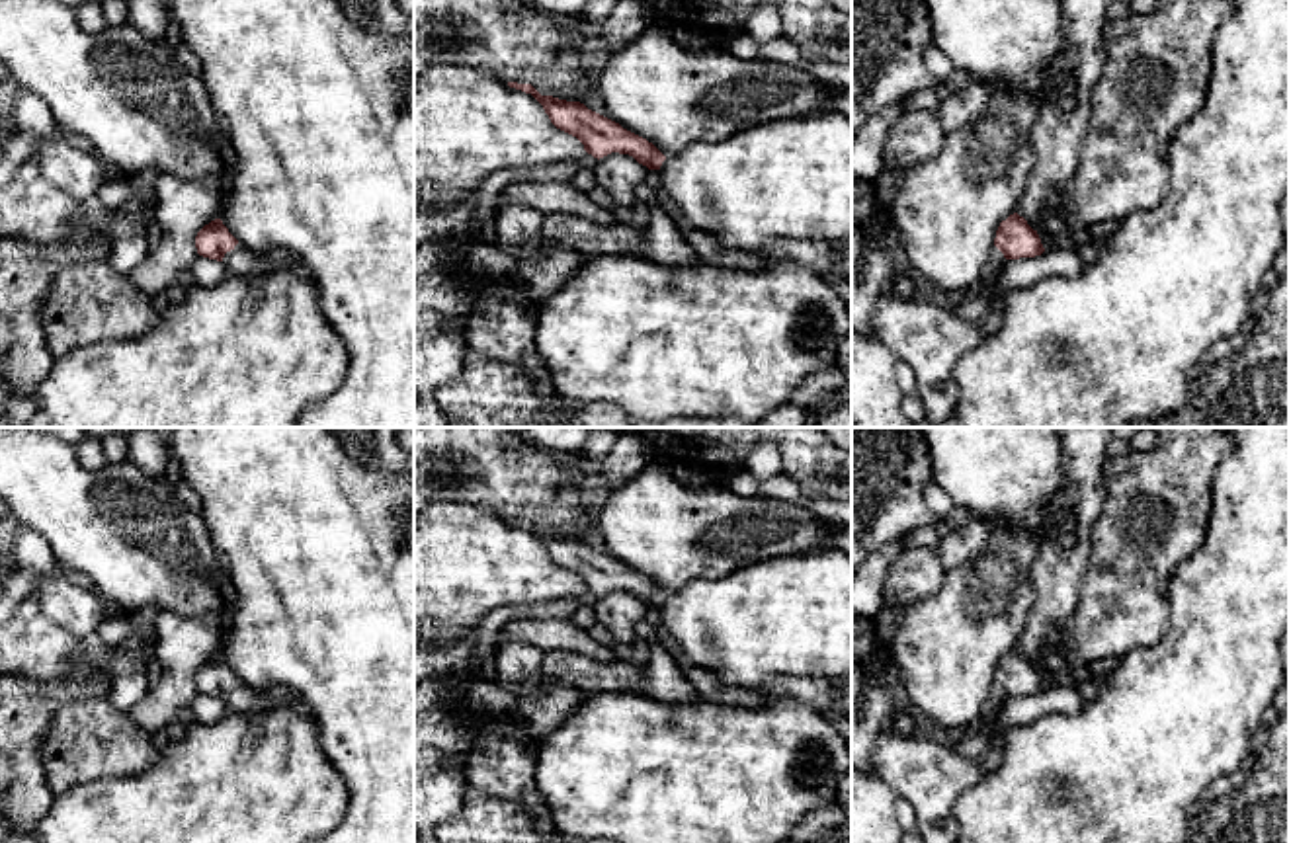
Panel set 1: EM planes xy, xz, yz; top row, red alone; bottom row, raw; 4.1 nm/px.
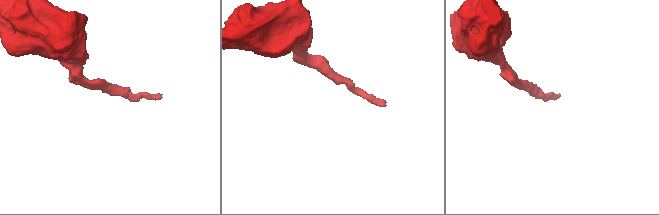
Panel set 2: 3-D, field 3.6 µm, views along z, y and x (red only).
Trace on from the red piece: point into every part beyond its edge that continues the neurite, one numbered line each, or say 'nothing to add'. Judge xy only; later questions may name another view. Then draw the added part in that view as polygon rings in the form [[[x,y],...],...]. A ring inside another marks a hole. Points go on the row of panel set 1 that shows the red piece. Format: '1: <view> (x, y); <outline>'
1: xy (241, 260); [[[238,242],[225,254],[223,263],[236,275],[262,275],[275,269],[301,269],[299,261],[287,250],[256,254]]]

